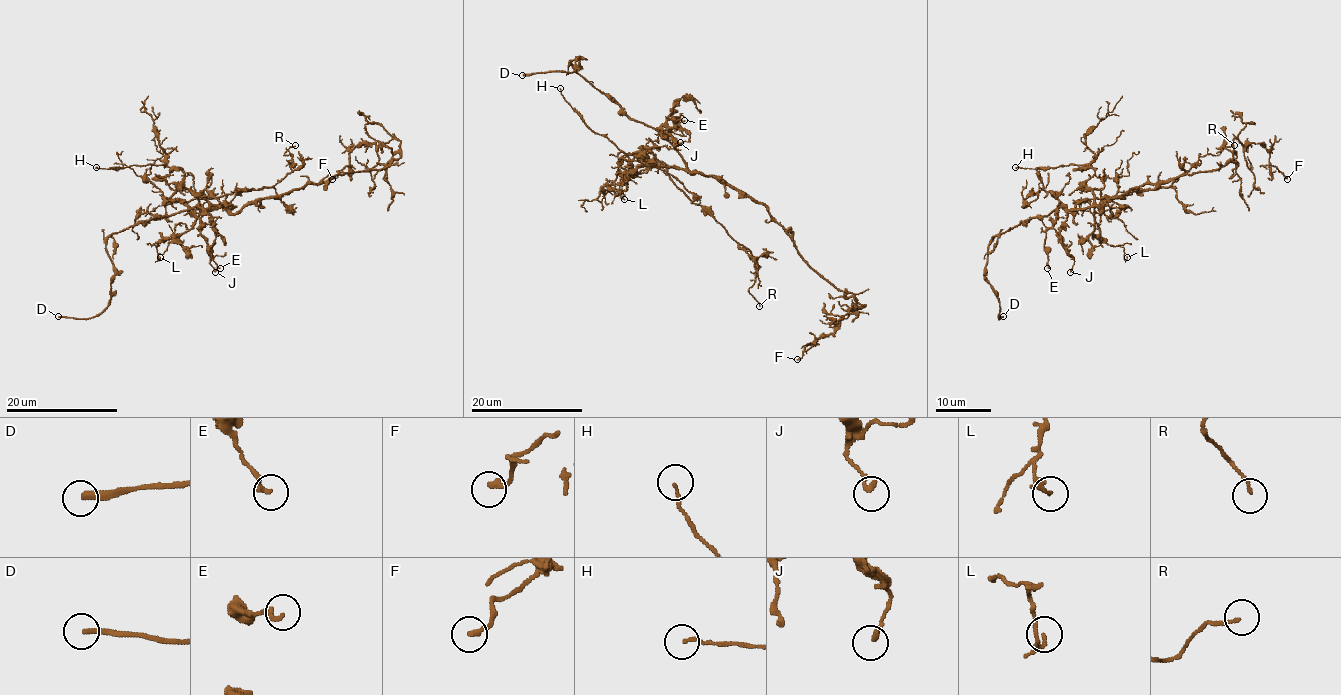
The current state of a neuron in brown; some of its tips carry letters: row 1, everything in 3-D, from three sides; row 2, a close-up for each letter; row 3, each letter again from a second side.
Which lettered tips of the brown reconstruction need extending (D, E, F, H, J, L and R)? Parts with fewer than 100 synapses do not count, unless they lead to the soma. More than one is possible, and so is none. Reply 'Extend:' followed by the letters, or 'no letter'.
Extend: D

